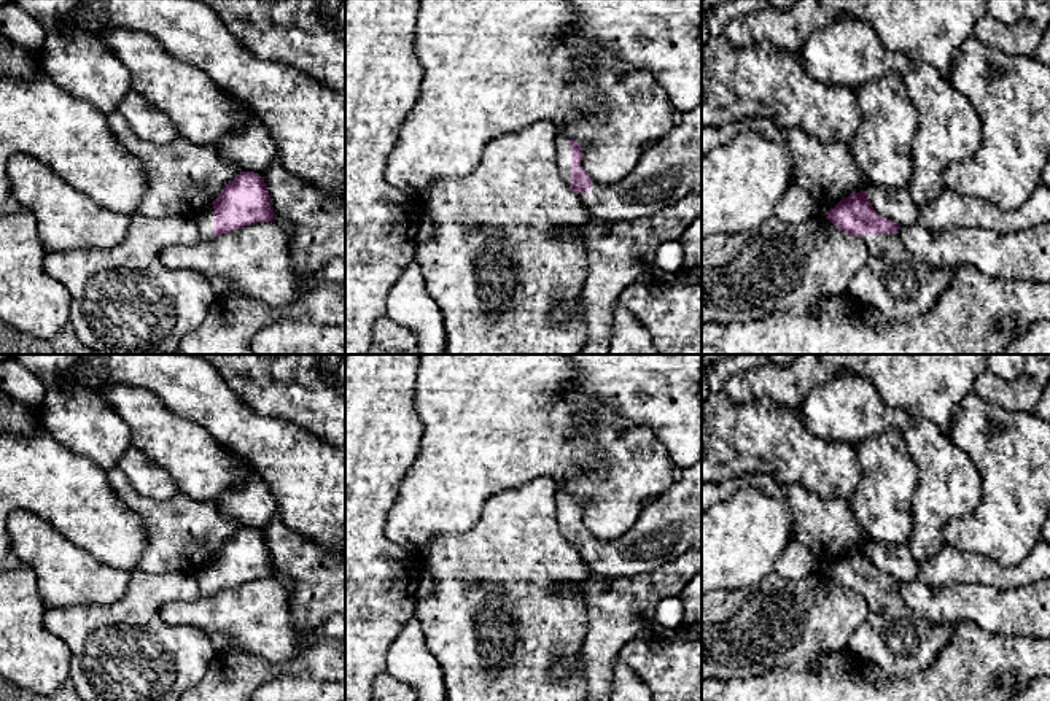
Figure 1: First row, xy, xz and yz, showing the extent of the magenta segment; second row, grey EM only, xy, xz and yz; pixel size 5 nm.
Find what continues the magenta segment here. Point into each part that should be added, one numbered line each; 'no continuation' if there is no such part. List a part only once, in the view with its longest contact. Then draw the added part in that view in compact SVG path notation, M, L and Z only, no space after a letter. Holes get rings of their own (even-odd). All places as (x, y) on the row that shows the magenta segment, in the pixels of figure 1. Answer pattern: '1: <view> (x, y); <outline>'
1: xz (563, 154); M558 135L557 141L557 156L555 156L555 167L562 178L562 181L570 186L571 184L571 151L570 151L570 140L565 135Z

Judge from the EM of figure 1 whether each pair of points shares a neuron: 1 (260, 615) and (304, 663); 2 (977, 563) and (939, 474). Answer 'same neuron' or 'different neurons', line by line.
1: different neurons
2: different neurons

